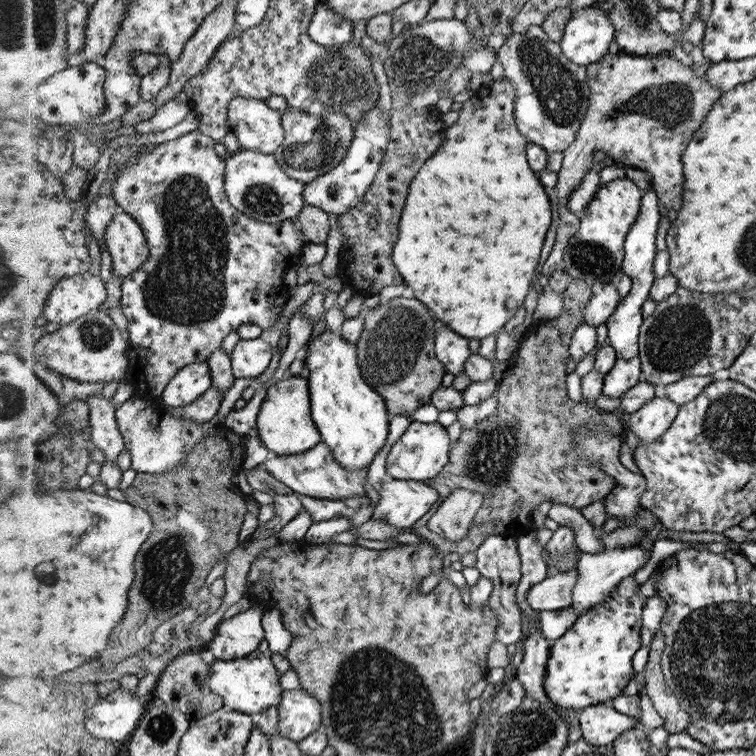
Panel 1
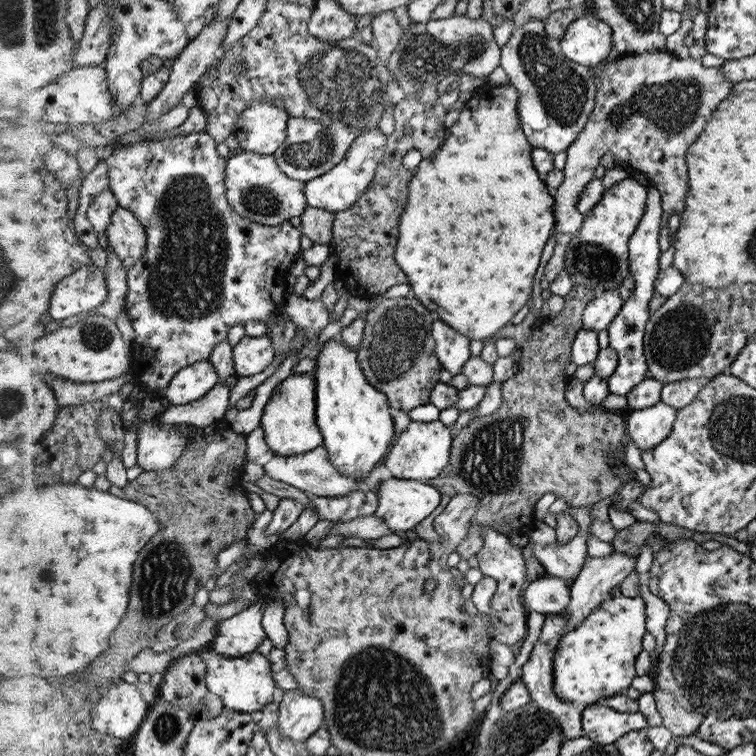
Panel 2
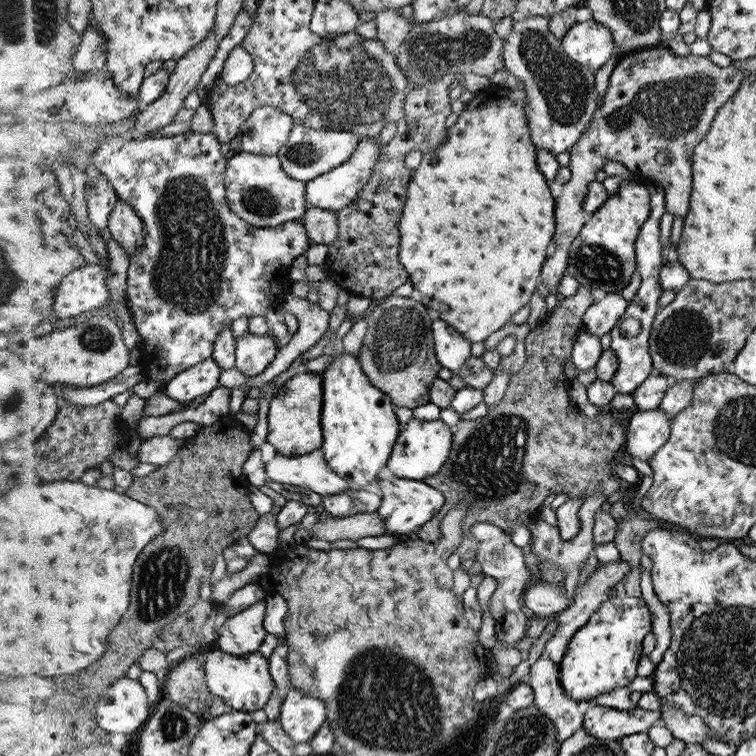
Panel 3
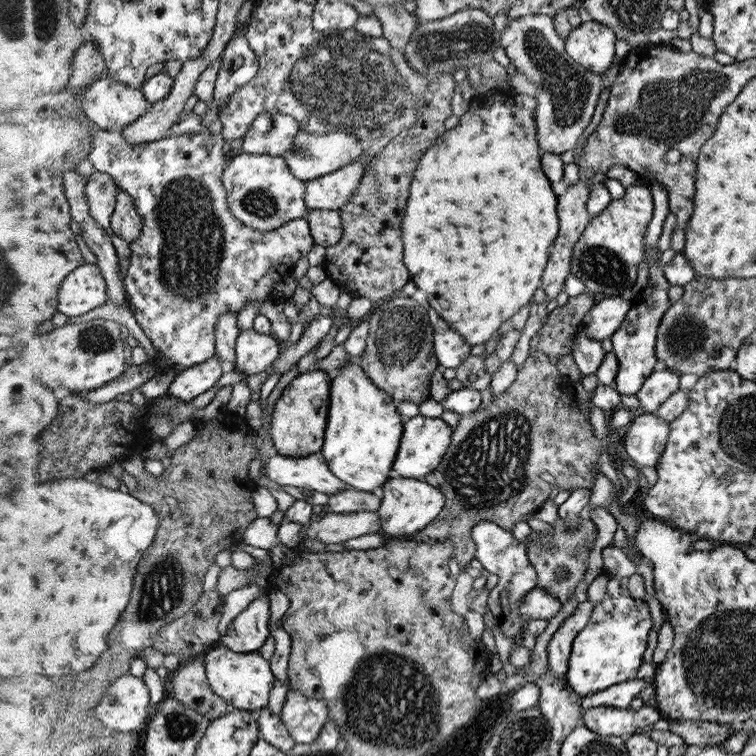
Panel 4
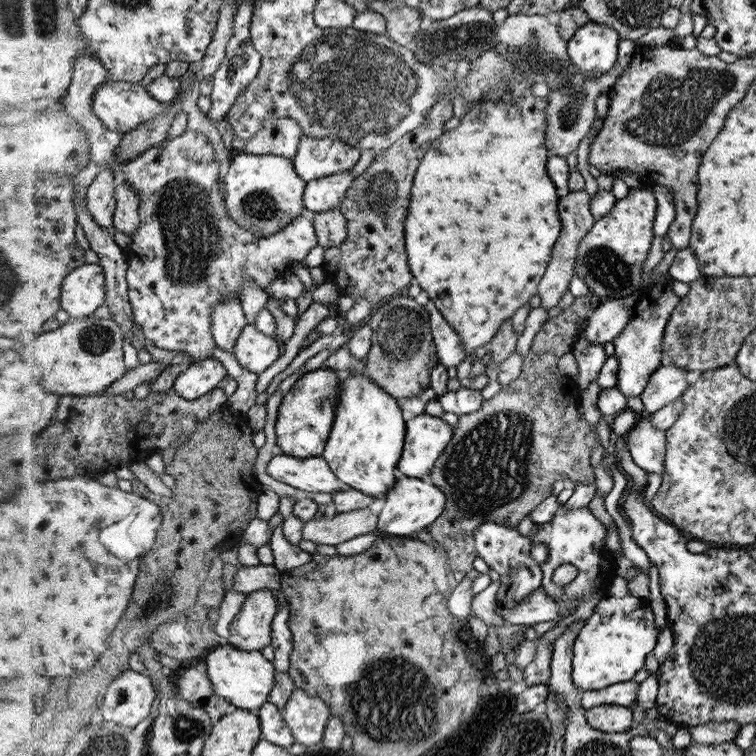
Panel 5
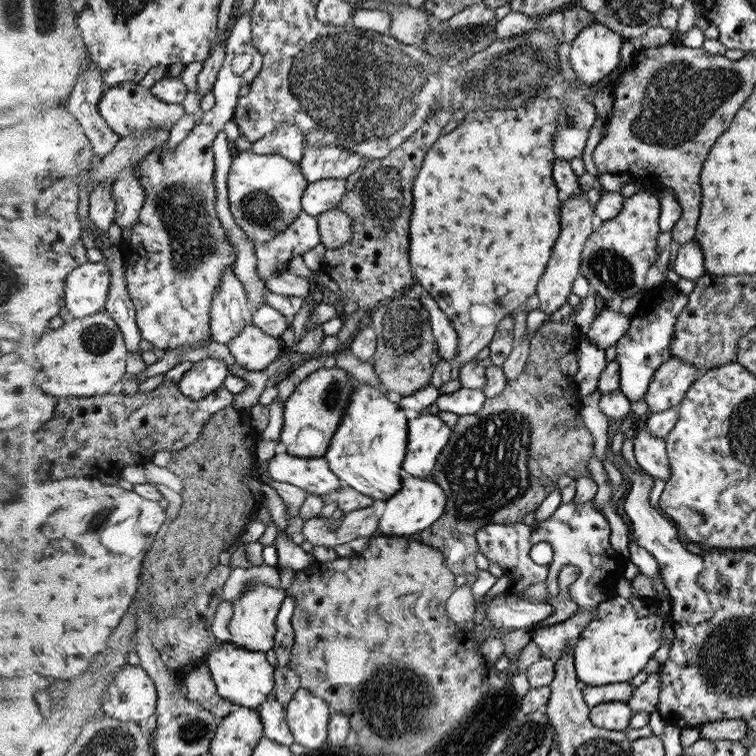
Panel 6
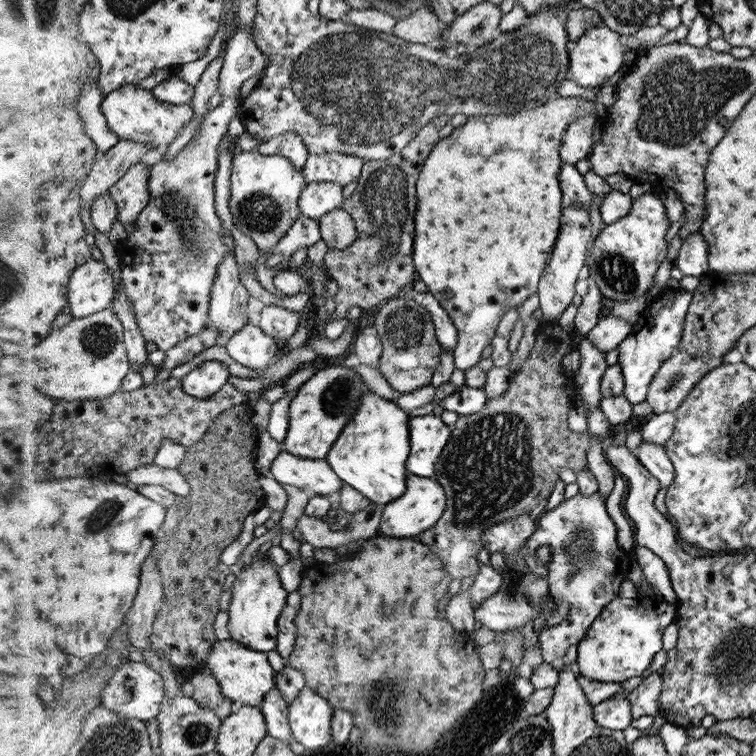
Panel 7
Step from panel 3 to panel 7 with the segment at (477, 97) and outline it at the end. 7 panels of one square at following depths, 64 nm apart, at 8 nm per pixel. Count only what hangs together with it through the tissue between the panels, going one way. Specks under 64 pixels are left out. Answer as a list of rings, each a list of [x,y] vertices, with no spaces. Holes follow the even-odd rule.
[[[581,97],[576,98],[554,98],[548,100],[548,104],[537,106],[531,109],[522,109],[513,115],[488,114],[469,116],[467,122],[455,128],[452,133],[445,137],[443,141],[438,141],[435,148],[428,154],[424,161],[423,170],[420,173],[420,210],[416,210],[416,272],[428,286],[428,292],[435,295],[443,305],[444,310],[451,315],[452,322],[459,330],[458,344],[453,349],[455,368],[465,371],[471,366],[478,364],[482,350],[486,348],[497,332],[499,322],[503,316],[511,309],[517,308],[524,300],[528,300],[530,294],[536,292],[539,286],[540,277],[546,272],[546,262],[550,256],[550,250],[555,248],[562,232],[562,193],[560,188],[559,170],[564,164],[562,155],[559,154],[563,144],[563,134],[567,131],[569,124],[576,117],[595,114],[594,101],[588,102]]]

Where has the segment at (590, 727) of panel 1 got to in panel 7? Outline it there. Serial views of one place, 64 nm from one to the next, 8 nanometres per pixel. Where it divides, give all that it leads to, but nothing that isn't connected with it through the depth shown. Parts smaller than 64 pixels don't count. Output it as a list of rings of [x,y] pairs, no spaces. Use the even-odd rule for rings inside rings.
[[[616,696],[594,706],[594,718],[601,727],[621,730],[630,727],[634,716],[626,696]]]

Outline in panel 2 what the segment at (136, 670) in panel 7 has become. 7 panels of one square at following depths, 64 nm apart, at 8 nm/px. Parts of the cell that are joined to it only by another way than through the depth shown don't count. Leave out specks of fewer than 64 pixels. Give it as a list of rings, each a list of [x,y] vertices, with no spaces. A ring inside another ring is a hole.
[[[126,681],[115,686],[108,694],[104,695],[102,702],[94,709],[93,727],[102,734],[108,734],[123,740],[137,734],[146,722],[152,705],[144,700],[144,694],[140,692],[140,689],[141,686]]]

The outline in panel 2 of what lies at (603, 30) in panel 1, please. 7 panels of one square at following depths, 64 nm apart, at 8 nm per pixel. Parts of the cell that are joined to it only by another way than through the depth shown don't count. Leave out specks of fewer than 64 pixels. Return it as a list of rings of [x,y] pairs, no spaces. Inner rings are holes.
[[[593,14],[576,19],[561,40],[563,53],[572,62],[582,66],[595,67],[608,58],[612,46],[611,26]]]

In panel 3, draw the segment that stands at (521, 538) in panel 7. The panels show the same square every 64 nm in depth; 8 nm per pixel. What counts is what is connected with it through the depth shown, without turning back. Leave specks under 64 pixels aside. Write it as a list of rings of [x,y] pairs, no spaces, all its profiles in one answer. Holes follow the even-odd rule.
[[[480,521],[472,525],[471,531],[479,542],[477,560],[482,573],[497,580],[496,590],[490,597],[489,611],[495,620],[494,632],[497,640],[513,646],[525,637],[531,616],[524,610],[523,596],[535,581],[536,575],[528,559],[528,550],[514,545],[511,534],[500,527]]]

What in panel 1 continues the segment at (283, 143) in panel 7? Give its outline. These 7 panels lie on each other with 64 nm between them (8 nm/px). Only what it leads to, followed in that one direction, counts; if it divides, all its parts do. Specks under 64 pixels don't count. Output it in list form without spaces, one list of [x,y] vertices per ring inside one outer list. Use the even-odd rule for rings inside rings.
[[[236,98],[229,109],[229,125],[244,149],[274,154],[284,140],[281,113],[270,108],[266,101]]]

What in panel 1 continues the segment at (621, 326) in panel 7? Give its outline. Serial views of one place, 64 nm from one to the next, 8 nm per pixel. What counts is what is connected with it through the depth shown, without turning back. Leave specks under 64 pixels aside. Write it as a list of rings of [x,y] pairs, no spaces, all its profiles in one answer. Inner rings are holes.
[[[606,282],[598,294],[593,294],[587,302],[585,313],[586,323],[597,327],[603,325],[616,310],[619,300],[615,282]]]

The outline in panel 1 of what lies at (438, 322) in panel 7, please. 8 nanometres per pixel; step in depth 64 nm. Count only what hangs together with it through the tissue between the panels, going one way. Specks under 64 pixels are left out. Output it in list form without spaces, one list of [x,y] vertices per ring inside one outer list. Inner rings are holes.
[[[442,327],[436,331],[436,354],[444,363],[447,372],[455,377],[463,372],[472,355],[468,342],[468,338],[456,334],[451,328]]]

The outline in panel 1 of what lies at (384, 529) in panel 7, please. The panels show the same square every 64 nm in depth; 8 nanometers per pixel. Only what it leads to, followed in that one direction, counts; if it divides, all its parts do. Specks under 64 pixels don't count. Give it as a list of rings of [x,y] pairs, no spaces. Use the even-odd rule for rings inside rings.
[[[387,478],[377,485],[380,500],[371,520],[384,521],[396,528],[410,528],[431,513],[439,491],[422,481]]]

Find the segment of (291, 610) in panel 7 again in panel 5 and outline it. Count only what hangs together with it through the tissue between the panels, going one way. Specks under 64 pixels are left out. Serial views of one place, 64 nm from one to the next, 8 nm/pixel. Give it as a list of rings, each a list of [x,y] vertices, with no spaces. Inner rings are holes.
[[[289,603],[278,609],[272,619],[272,646],[274,647],[275,670],[287,672],[289,670],[289,656],[293,649],[293,636],[288,628]]]

